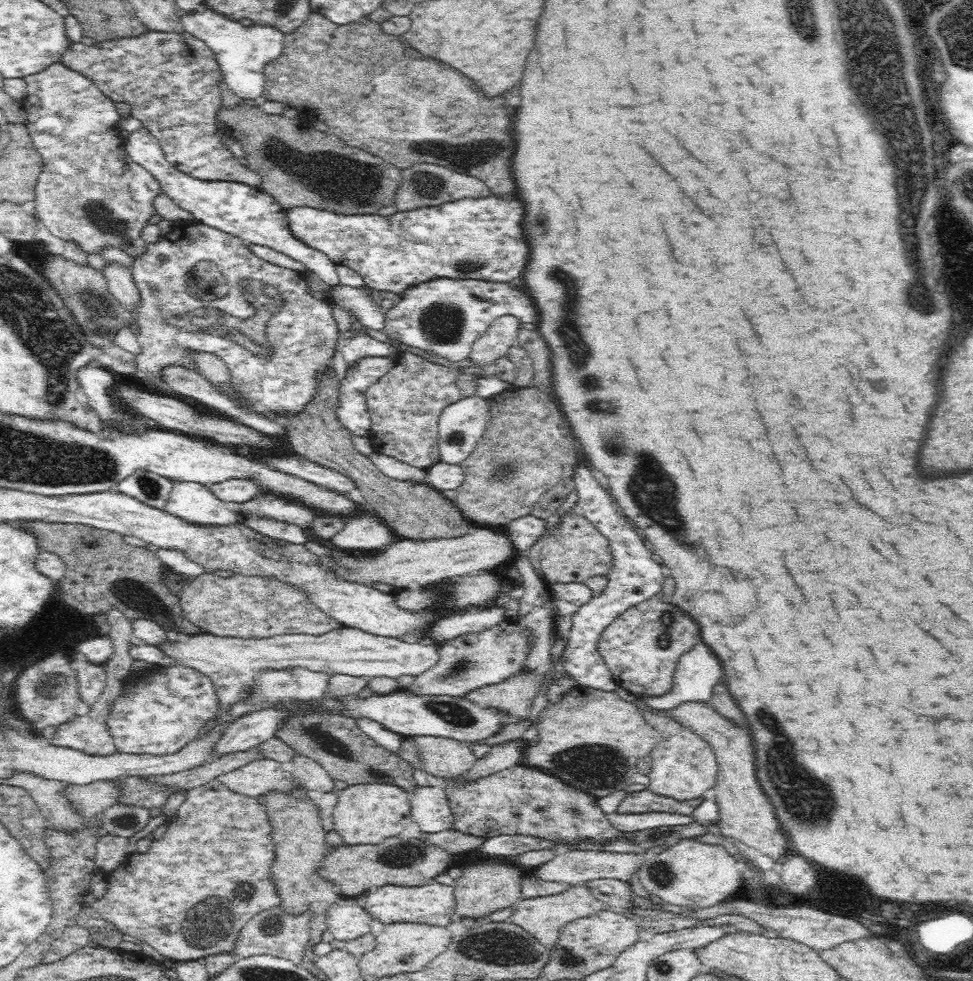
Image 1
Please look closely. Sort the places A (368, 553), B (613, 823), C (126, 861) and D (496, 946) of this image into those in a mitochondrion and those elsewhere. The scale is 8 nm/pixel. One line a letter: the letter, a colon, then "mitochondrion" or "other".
A: other
B: other
C: other
D: mitochondrion

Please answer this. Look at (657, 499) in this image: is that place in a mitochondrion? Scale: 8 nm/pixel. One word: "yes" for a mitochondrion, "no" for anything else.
yes

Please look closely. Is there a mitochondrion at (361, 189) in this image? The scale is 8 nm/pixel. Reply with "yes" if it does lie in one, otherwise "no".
yes

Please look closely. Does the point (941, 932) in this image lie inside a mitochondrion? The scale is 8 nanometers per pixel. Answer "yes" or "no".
no

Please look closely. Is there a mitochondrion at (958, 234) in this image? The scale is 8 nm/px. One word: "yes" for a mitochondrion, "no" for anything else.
no

